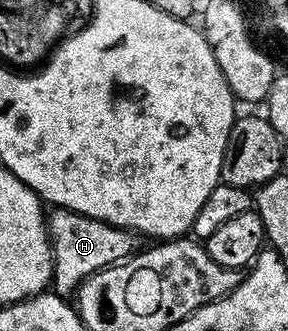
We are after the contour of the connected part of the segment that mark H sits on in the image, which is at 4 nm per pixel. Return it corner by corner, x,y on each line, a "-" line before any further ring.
52,207
47,216
47,239
51,242
53,291
64,298
74,297
79,283
102,268
120,263
136,251
136,233
118,228
91,216
82,216
68,208

